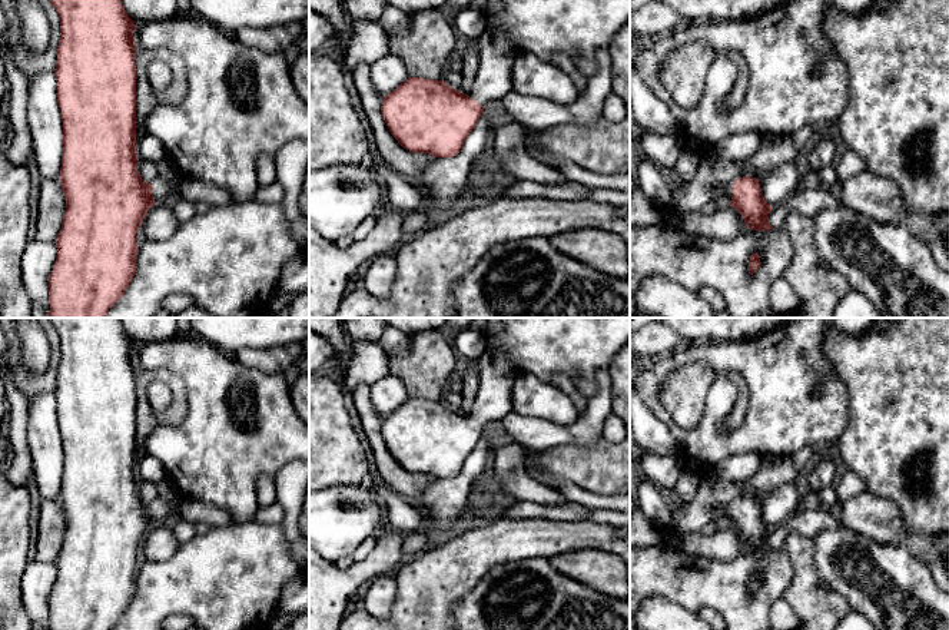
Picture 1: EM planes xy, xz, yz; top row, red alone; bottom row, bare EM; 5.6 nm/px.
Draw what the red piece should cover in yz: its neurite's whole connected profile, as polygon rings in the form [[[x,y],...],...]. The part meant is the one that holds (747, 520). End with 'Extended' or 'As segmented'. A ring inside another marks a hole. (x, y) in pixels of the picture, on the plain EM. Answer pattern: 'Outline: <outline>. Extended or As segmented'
Outline: [[[743,497],[734,503],[720,505],[716,510],[716,521],[733,527],[744,540],[747,550],[773,550],[769,544],[769,534],[773,527],[764,521],[756,498]]]. Extended

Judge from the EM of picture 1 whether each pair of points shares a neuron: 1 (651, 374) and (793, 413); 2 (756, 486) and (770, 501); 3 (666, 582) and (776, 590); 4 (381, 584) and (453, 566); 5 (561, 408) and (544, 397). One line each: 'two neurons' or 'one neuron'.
1: one neuron
2: two neurons
3: one neuron
4: two neurons
5: one neuron

